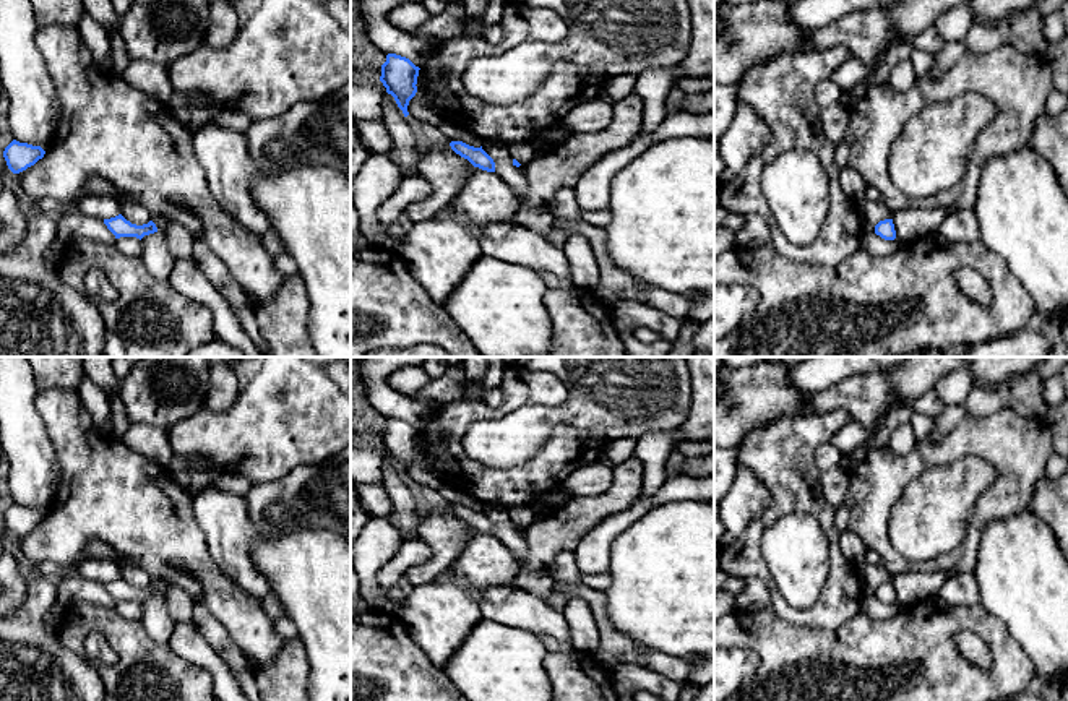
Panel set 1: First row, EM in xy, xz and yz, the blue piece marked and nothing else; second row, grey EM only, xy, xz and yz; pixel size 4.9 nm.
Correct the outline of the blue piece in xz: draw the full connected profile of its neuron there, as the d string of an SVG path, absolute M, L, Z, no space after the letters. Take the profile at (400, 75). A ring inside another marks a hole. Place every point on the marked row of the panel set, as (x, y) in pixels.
M388 54L386 62L381 65L380 81L386 88L386 92L394 97L404 117L409 115L409 101L417 92L419 70L409 58L396 54Z

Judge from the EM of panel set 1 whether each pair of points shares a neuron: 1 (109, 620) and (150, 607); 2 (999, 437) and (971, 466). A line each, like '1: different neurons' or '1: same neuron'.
1: different neurons
2: different neurons

